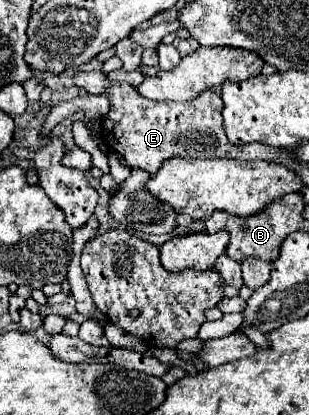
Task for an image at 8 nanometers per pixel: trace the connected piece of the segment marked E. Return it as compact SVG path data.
M77 71L73 83L87 93L109 93L111 109L103 119L101 137L105 139L109 151L119 153L129 167L139 167L147 173L157 173L159 165L167 157L187 157L187 159L267 159L273 161L279 147L247 143L233 145L223 131L223 101L221 97L205 89L191 101L149 101L143 97L137 87L121 83L109 83L101 71Z

